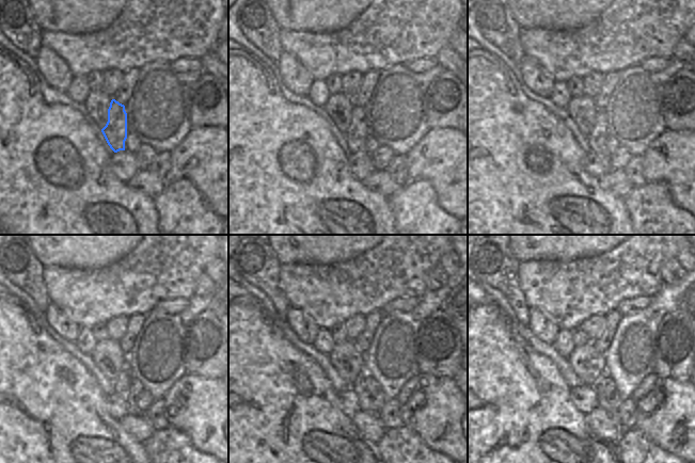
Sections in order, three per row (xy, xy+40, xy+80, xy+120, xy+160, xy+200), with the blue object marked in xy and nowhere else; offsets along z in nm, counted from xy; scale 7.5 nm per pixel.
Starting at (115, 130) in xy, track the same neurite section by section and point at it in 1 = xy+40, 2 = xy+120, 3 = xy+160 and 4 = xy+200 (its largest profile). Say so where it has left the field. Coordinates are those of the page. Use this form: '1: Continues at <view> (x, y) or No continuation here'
1: Continues at xy+40 (356, 134)
2: Continues at xy+120 (121, 384)
3: Continues at xy+160 (363, 397)
4: Continues at xy+200 (601, 400)

